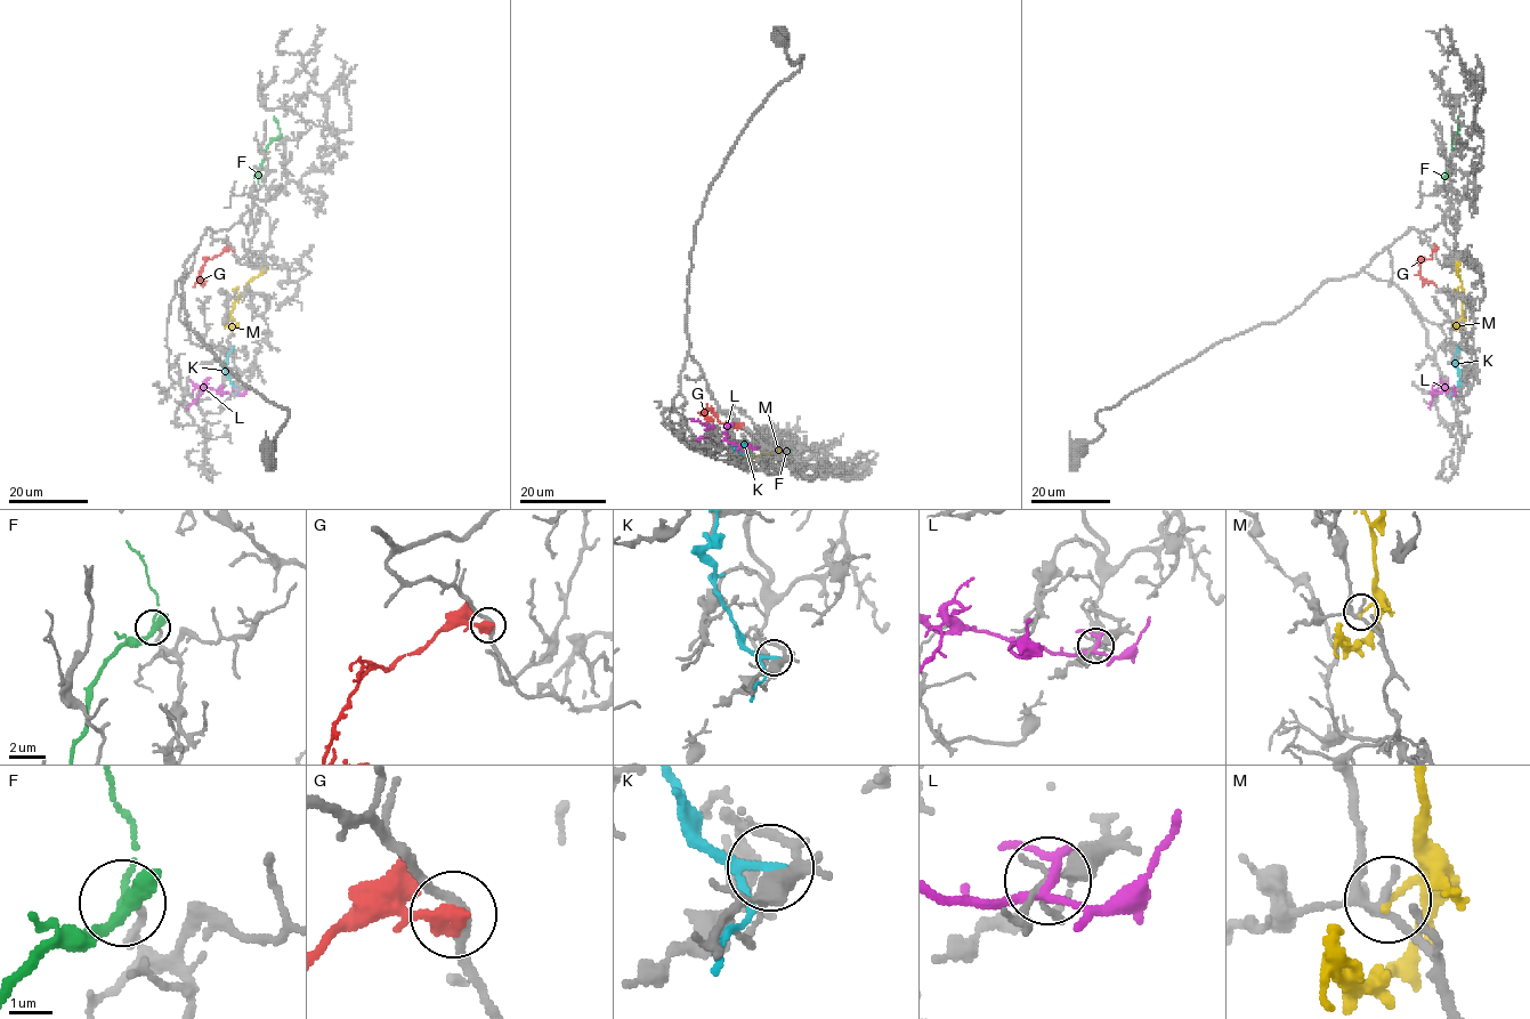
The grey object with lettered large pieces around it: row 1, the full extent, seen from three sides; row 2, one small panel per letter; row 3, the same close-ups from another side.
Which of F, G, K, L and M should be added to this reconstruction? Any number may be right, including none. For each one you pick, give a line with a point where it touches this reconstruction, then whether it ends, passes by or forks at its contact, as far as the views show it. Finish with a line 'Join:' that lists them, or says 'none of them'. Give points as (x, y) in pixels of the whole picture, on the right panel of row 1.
Join: none of them

